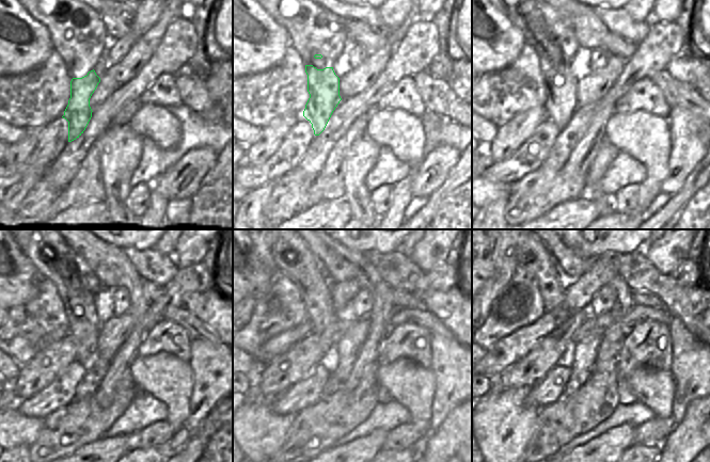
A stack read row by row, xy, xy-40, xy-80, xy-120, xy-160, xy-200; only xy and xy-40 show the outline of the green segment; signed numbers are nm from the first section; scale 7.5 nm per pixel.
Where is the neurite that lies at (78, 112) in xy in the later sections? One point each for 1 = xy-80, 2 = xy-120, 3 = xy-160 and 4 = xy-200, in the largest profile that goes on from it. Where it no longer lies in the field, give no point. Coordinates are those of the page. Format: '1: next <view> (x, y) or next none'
1: next xy-80 (561, 104)
2: next xy-120 (83, 324)
3: next xy-160 (303, 267)
4: next xy-200 (540, 263)

